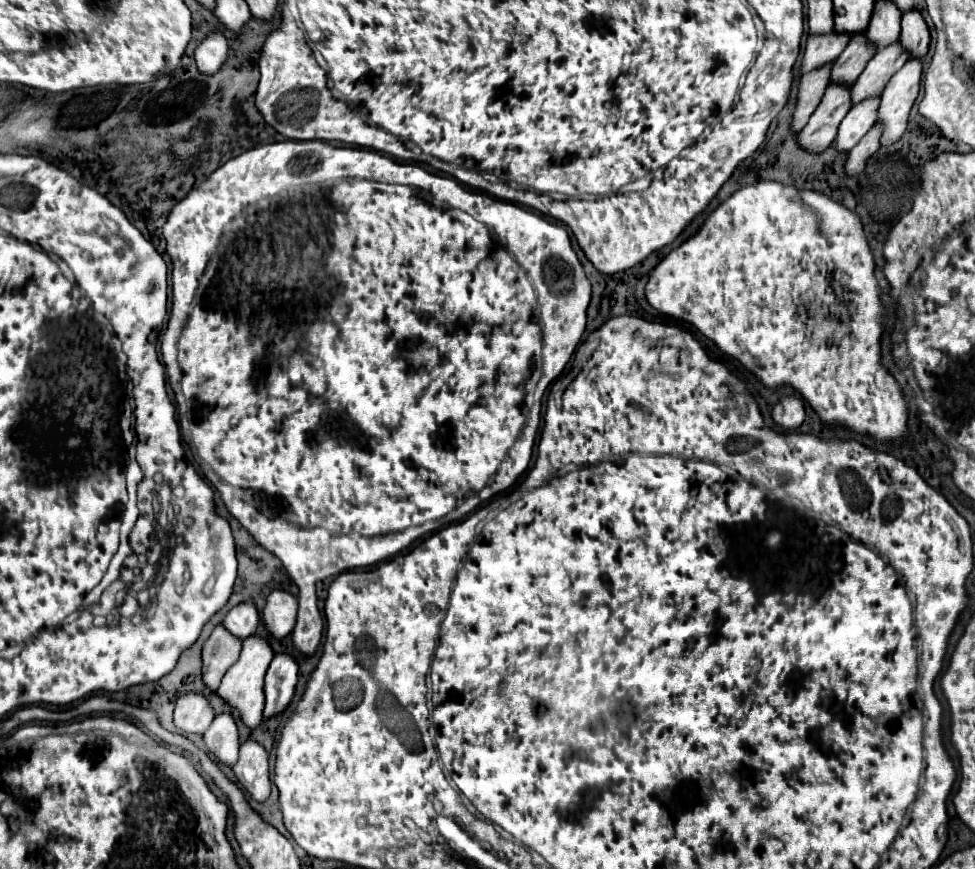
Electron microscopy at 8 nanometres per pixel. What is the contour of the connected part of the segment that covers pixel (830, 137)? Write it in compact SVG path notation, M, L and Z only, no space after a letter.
M828 86L822 102L810 116L808 124L798 134L796 138L798 146L814 154L828 150L834 144L838 124L842 122L848 110L850 110L850 88Z

